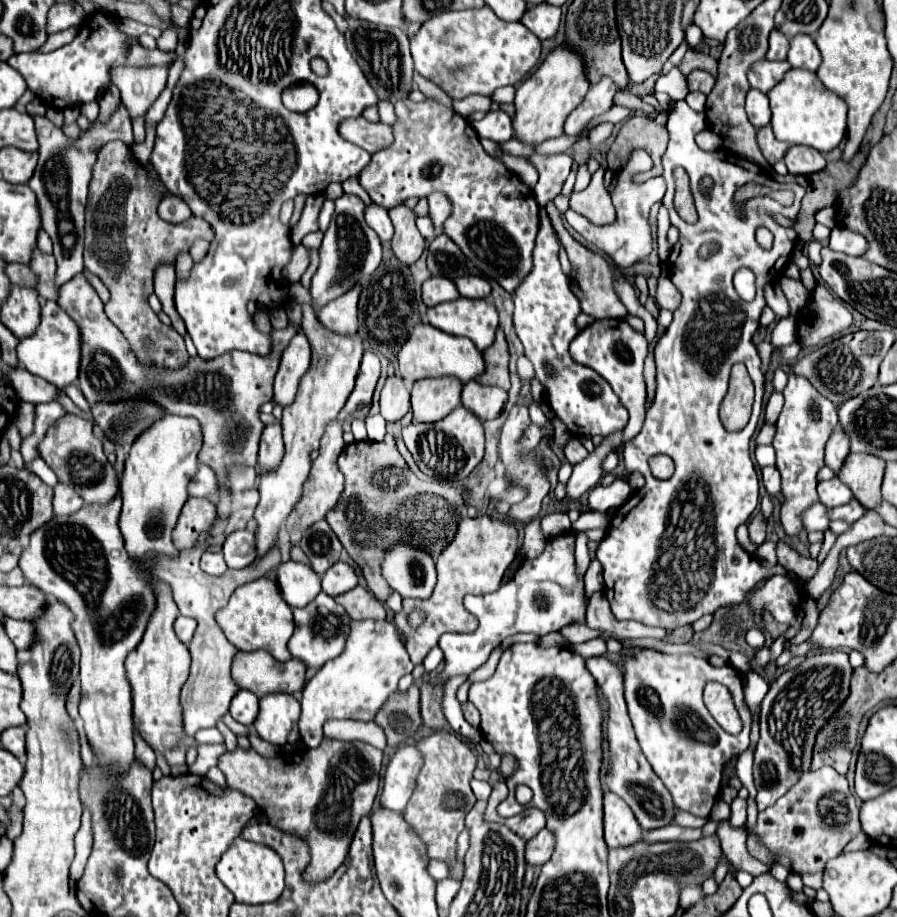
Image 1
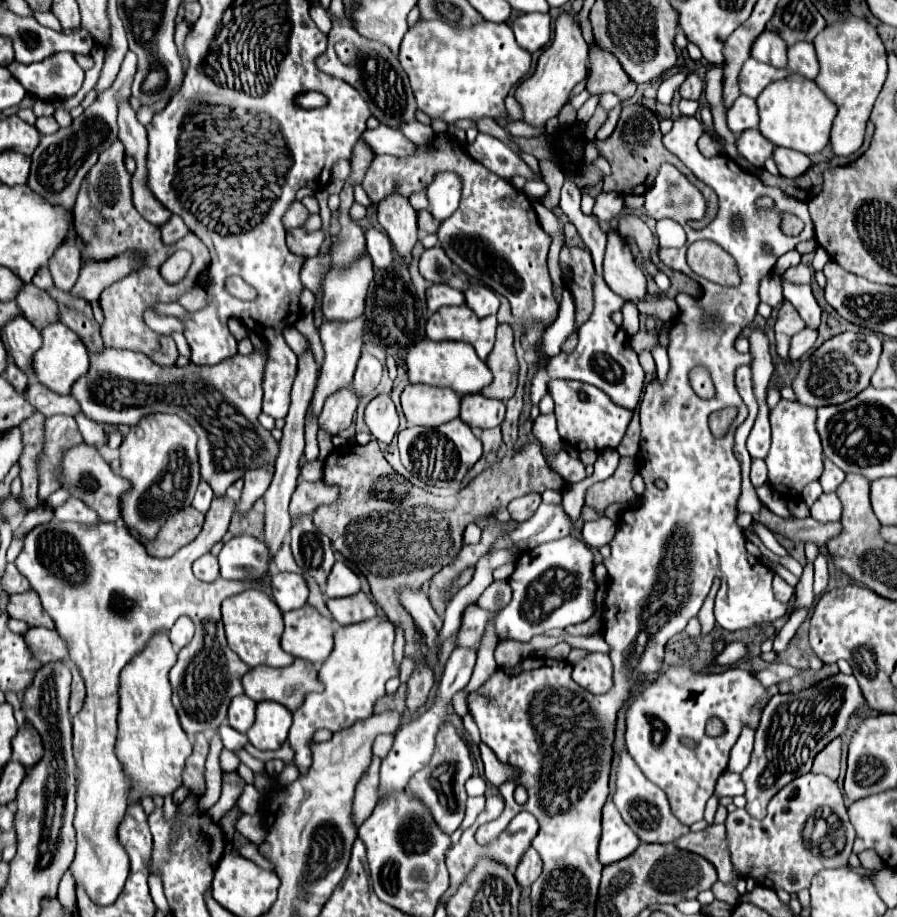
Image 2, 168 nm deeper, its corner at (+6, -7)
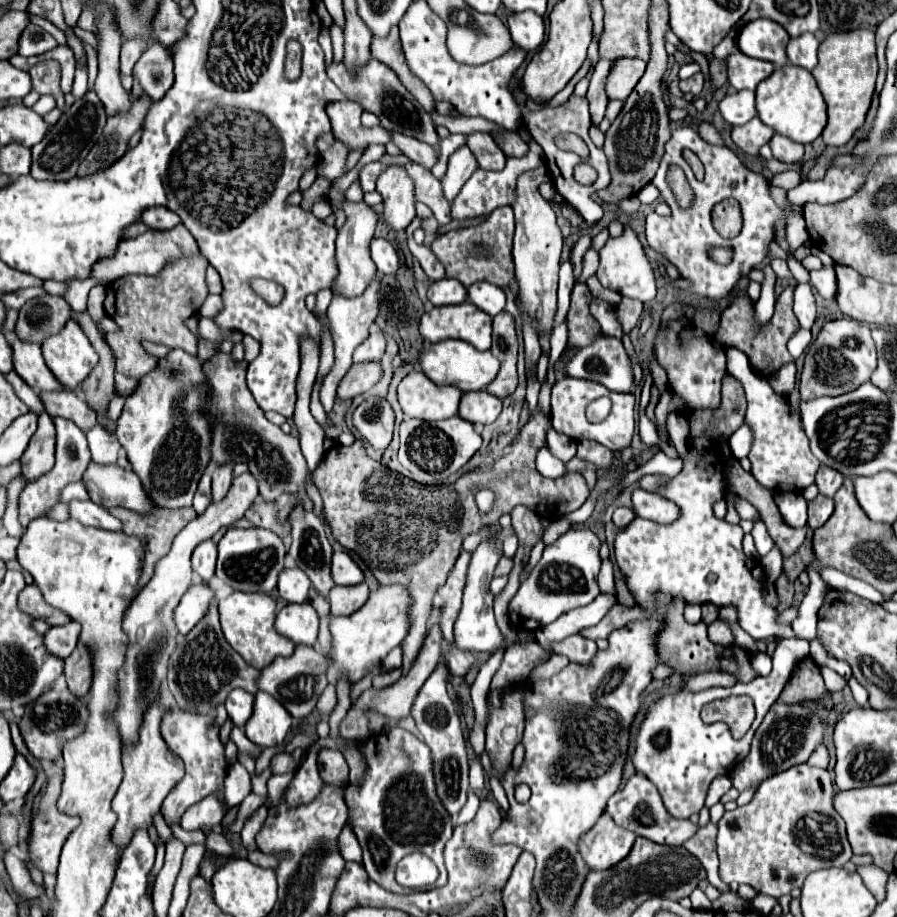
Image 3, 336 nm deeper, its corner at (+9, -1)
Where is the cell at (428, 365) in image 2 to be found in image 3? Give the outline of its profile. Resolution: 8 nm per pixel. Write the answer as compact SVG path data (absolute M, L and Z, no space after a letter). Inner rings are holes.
M444 340L438 344L432 344L428 352L420 354L420 366L422 372L438 386L456 386L462 392L482 390L486 388L492 378L498 374L500 362L492 356L492 352L480 352L472 344L466 344L462 340Z

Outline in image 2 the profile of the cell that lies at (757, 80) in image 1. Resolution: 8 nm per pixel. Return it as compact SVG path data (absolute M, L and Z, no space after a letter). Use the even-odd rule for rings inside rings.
M749 58L739 72L741 94L757 98L771 82L777 82L787 74L789 74L787 68L773 68L771 64L763 64L763 62L757 62L755 58Z

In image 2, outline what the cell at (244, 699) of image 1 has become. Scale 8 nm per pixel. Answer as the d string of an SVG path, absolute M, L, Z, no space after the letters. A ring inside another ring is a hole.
M237 696L231 700L231 706L229 706L229 724L245 734L255 722L255 702L249 698L249 696Z

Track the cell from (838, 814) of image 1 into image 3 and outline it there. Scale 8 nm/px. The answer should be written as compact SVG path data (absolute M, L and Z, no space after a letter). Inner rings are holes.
M808 764L794 766L782 774L774 774L762 782L750 804L726 812L718 822L718 840L716 850L720 858L720 878L726 884L738 882L752 886L758 894L780 898L790 894L794 888L802 888L804 878L820 868L844 866L852 858L852 848L846 838L844 820L832 806L834 786L828 770L812 768Z

